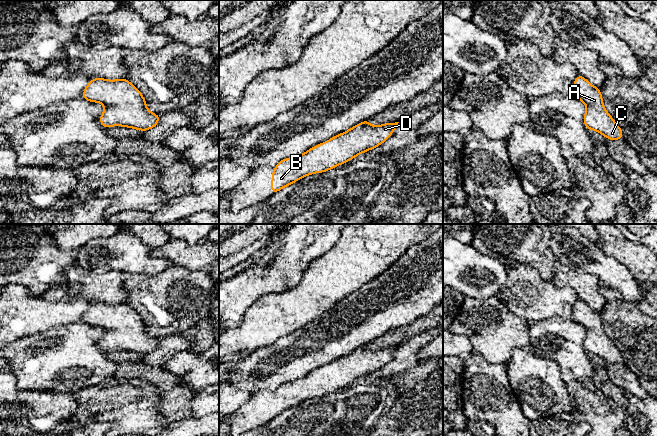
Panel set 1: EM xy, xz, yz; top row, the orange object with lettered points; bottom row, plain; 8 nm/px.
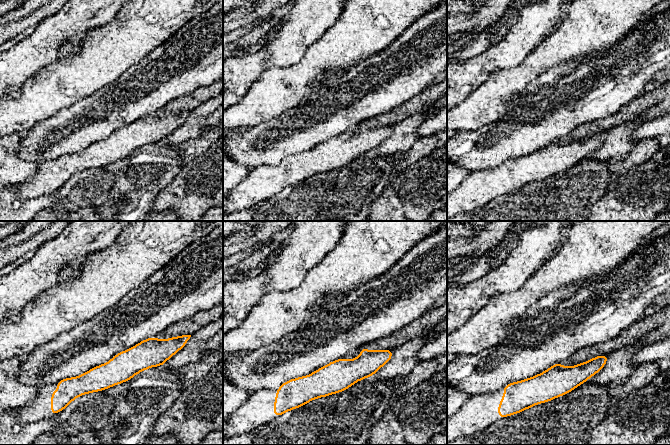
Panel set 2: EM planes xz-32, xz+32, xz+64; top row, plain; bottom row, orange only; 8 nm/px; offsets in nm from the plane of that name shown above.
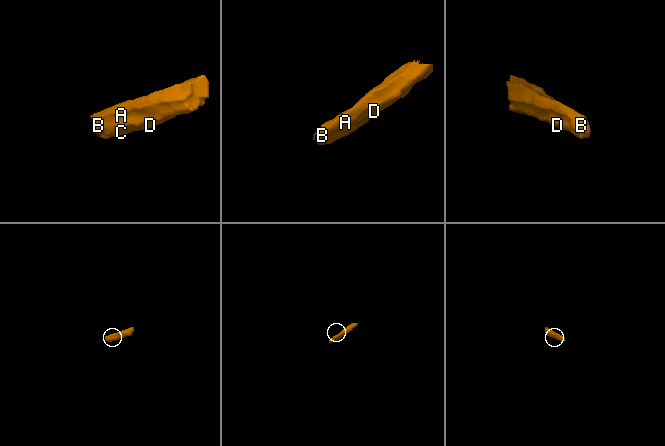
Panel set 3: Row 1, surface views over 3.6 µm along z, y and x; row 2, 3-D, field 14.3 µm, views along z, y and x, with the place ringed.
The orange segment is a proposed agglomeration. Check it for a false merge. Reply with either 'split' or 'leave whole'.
leave whole

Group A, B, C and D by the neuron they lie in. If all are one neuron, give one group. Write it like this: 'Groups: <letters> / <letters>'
Groups: A B C D

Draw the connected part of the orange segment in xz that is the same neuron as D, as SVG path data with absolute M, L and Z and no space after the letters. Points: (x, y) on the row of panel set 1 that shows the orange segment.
M366 120L303 154L281 160L272 171L271 192L276 193L302 177L326 172L378 147L391 137L398 123L371 126Z

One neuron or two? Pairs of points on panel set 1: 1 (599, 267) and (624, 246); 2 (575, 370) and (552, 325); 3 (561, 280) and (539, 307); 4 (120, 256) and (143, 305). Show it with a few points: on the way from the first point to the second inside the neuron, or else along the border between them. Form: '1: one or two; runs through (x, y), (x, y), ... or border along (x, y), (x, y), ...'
1: two; border along (599, 246), (630, 271)
2: one; runs through (572, 358), (570, 356), (570, 340), (564, 335)
3: two; border along (551, 281), (558, 286), (570, 287), (577, 298)
4: two; border along (125, 273), (135, 274)

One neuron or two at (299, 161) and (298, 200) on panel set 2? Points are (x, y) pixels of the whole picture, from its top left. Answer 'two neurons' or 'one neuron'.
two neurons

